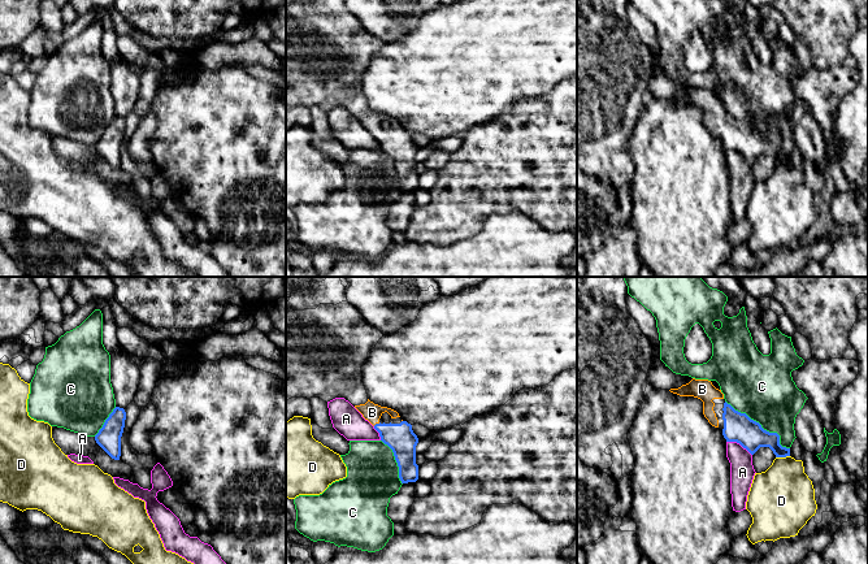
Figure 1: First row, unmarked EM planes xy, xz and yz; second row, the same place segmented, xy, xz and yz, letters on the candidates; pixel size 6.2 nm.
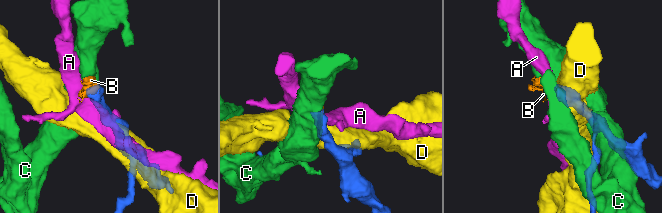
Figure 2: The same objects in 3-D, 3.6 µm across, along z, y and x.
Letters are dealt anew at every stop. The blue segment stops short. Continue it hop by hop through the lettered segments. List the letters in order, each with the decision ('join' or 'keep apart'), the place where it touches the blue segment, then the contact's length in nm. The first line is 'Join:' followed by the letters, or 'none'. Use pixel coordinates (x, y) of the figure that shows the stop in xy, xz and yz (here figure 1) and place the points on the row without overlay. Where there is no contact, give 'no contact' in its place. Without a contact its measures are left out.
Join: B
A: keep apart | yz (740, 152) | 180 nm
B: join | xz (376, 133) | 50 nm
C: keep apart | yz (760, 134) | 500 nm
D: keep apart | yz (782, 165) | 90 nm

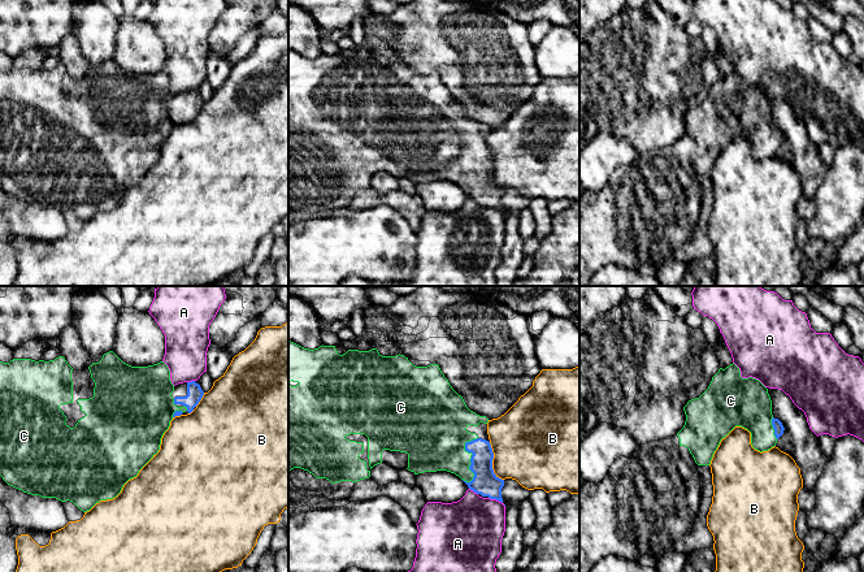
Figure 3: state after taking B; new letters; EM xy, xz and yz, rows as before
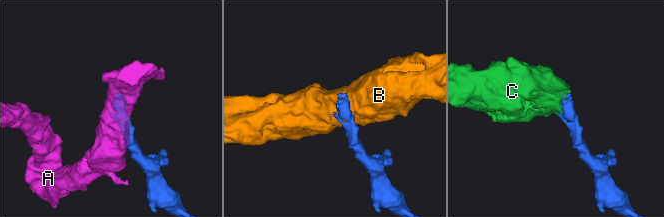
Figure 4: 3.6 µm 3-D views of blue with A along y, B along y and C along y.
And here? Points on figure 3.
Join: C
A: keep apart | xz (496, 208) | 120 nm
B: keep apart | xz (491, 170) | 260 nm
C: join | xz (472, 167) | 300 nm

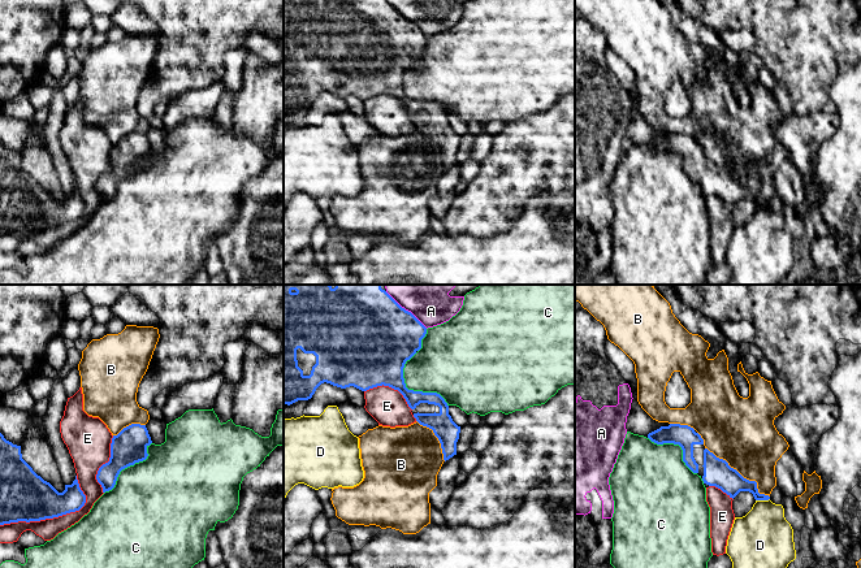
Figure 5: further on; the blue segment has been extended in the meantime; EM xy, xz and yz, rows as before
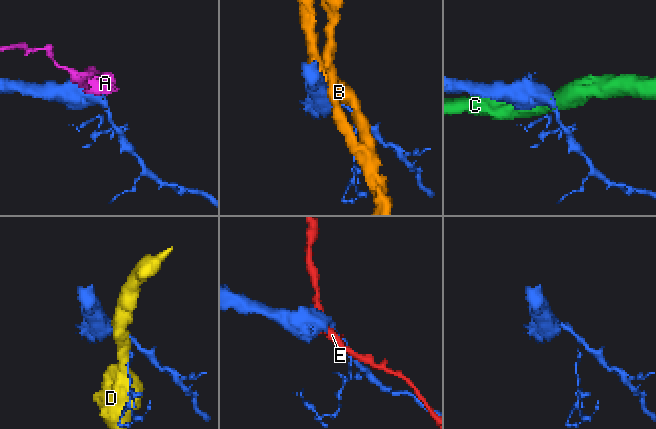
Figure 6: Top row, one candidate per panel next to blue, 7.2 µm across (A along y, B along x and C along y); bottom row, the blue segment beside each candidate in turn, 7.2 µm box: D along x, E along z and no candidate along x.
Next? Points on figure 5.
Join: none
A: keep apart | xz (405, 18) | 340 nm
B: keep apart | yz (739, 182) | 500 nm
C: keep apart | xz (403, 89) | 500 nm
D: keep apart | yz (762, 208) | 90 nm
E: keep apart | xy (56, 225) | 550 nm

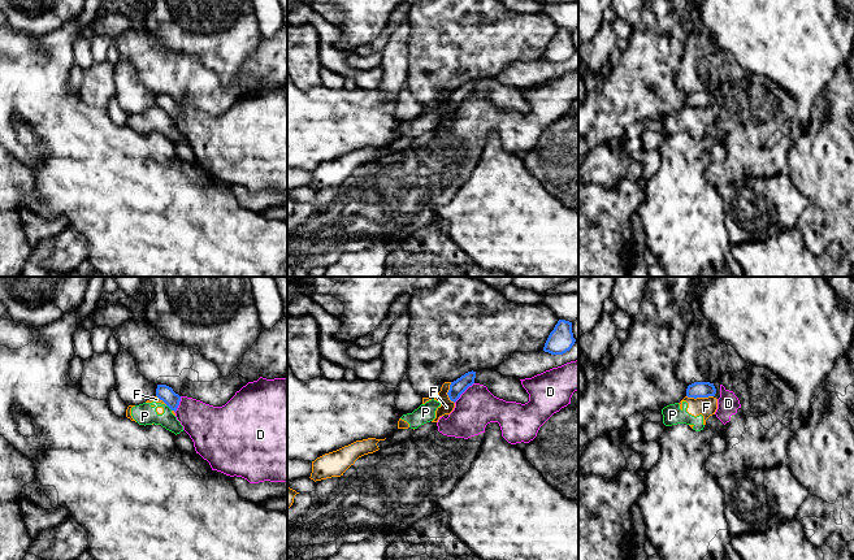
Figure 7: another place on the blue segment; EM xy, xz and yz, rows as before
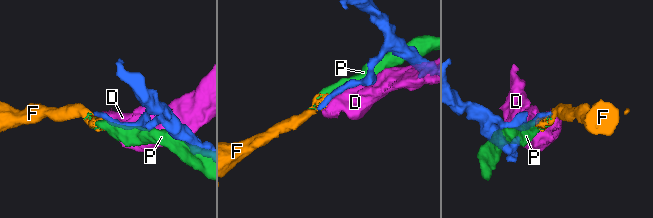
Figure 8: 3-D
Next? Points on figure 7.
Join: none
D: keep apart | xz (463, 100) | 180 nm
F: keep apart | yz (699, 105) | 170 nm
P: keep apart | xy (169, 116) | 50 nm

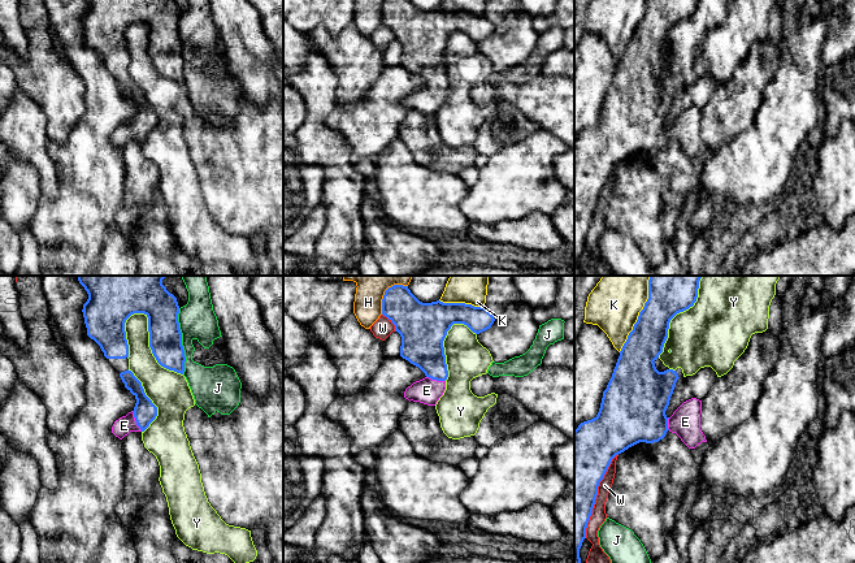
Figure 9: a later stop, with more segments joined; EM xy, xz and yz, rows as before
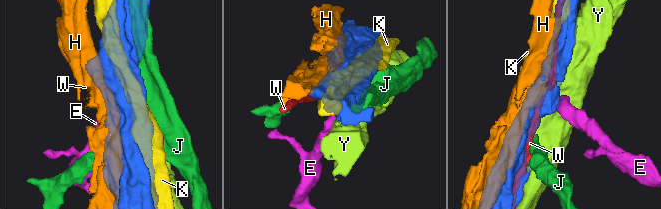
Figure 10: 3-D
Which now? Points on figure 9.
Join: E
E: join | xy (135, 129) | 140 nm
H: keep apart | xz (382, 12) | 150 nm
J: keep apart | xy (181, 50) | 400 nm
K: keep apart | yz (637, 30) | 420 nm
W: keep apart | yz (597, 203) | 550 nm
Y: keep apart | xy (150, 53) | 500 nm

